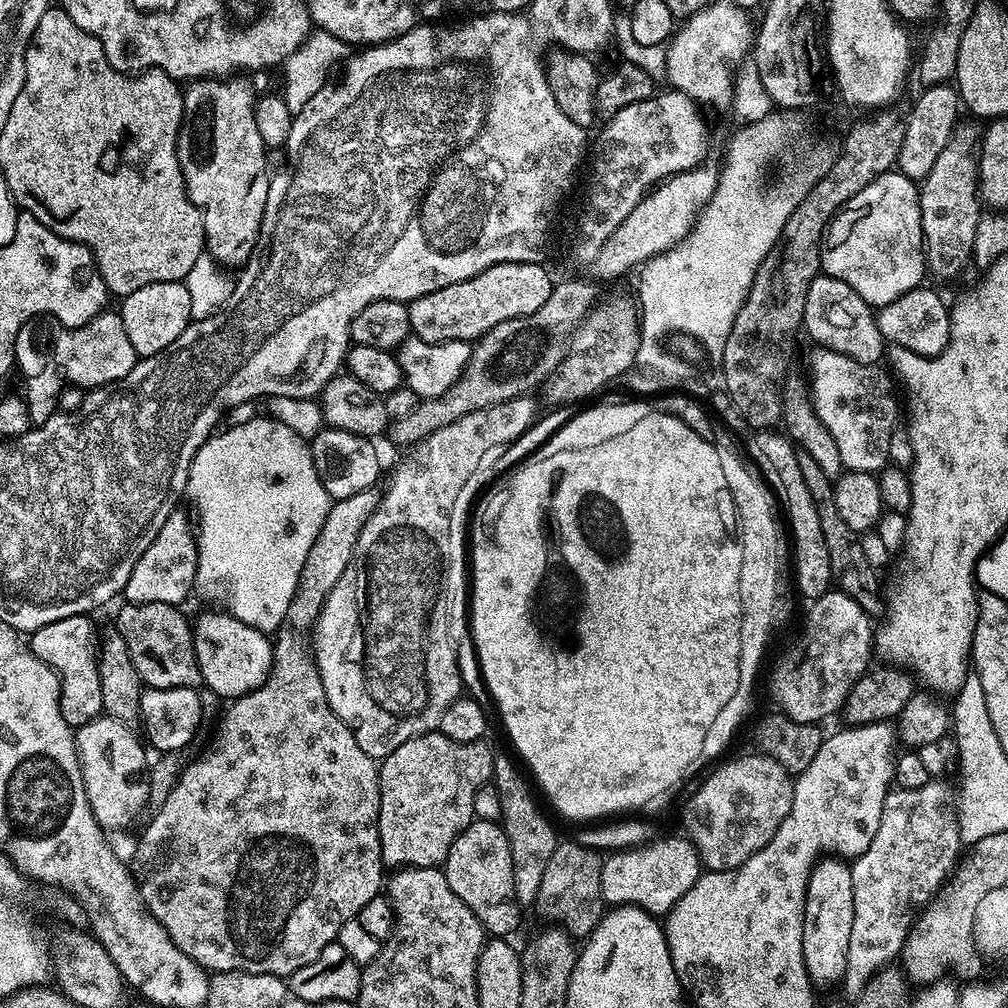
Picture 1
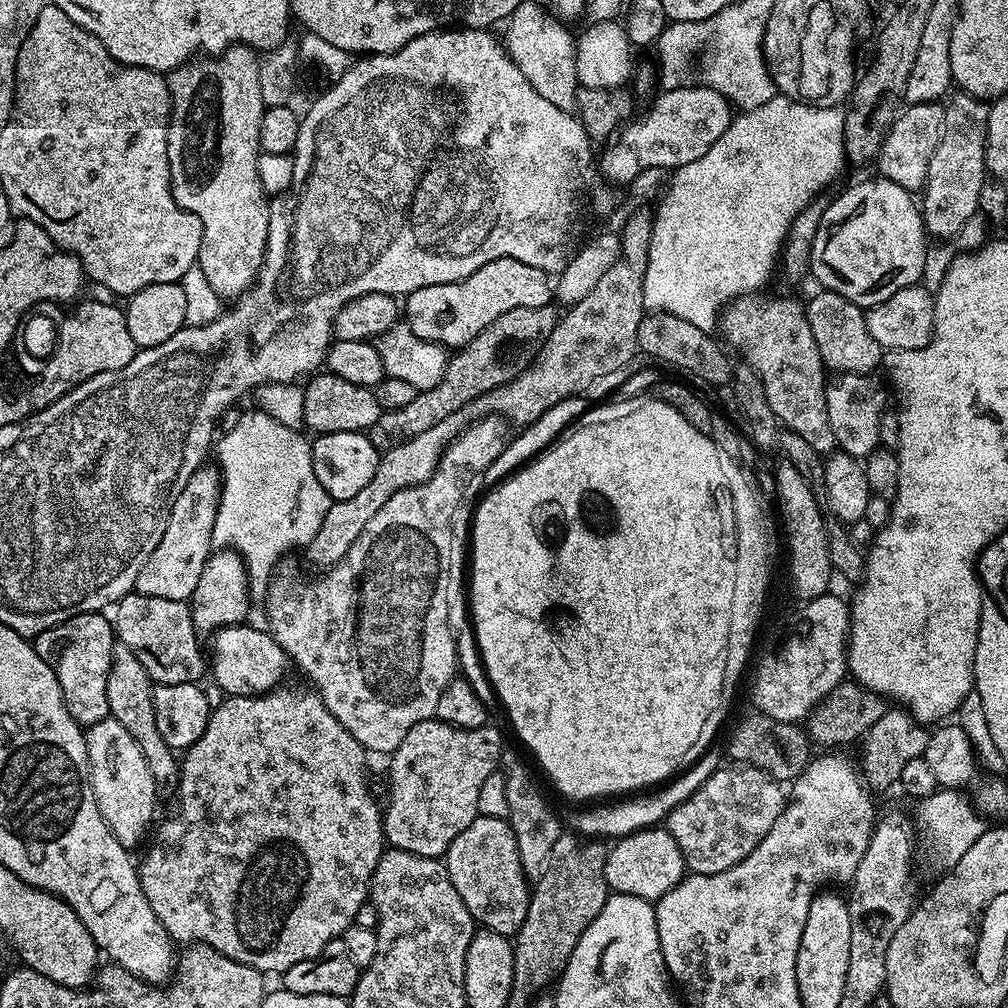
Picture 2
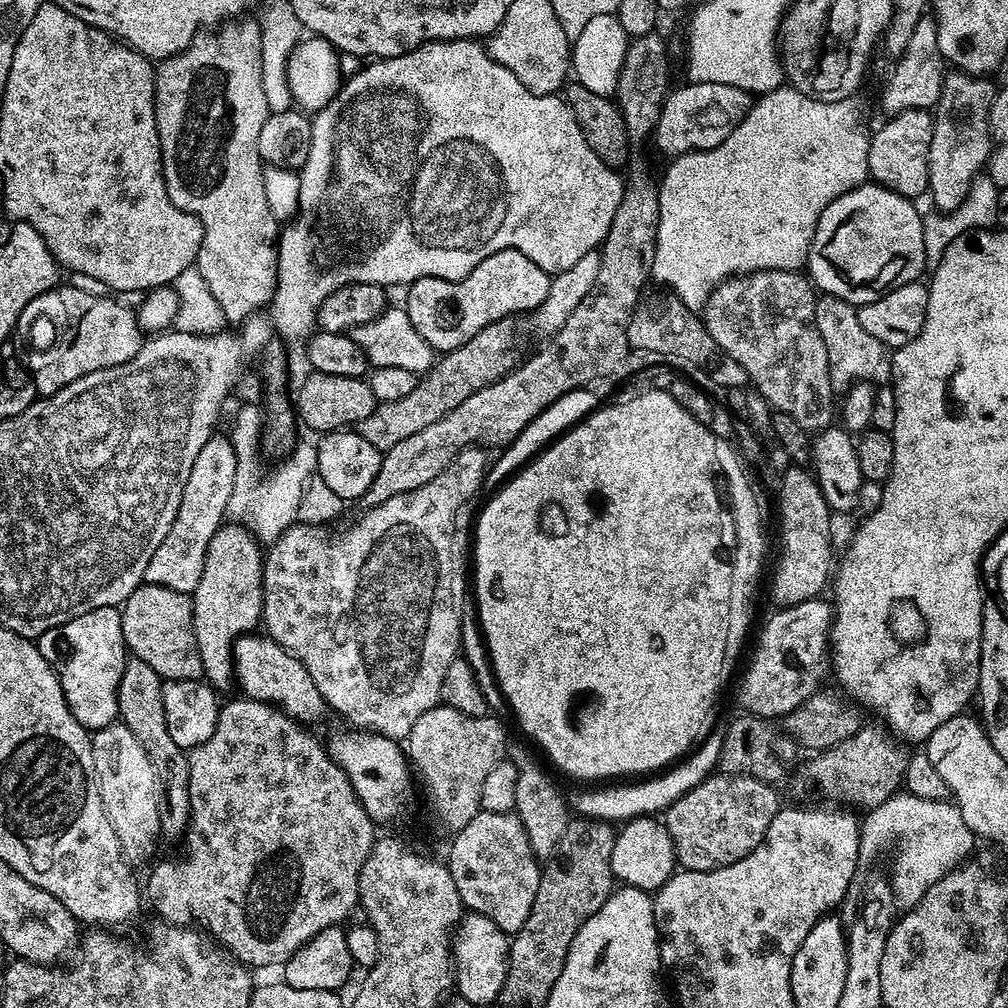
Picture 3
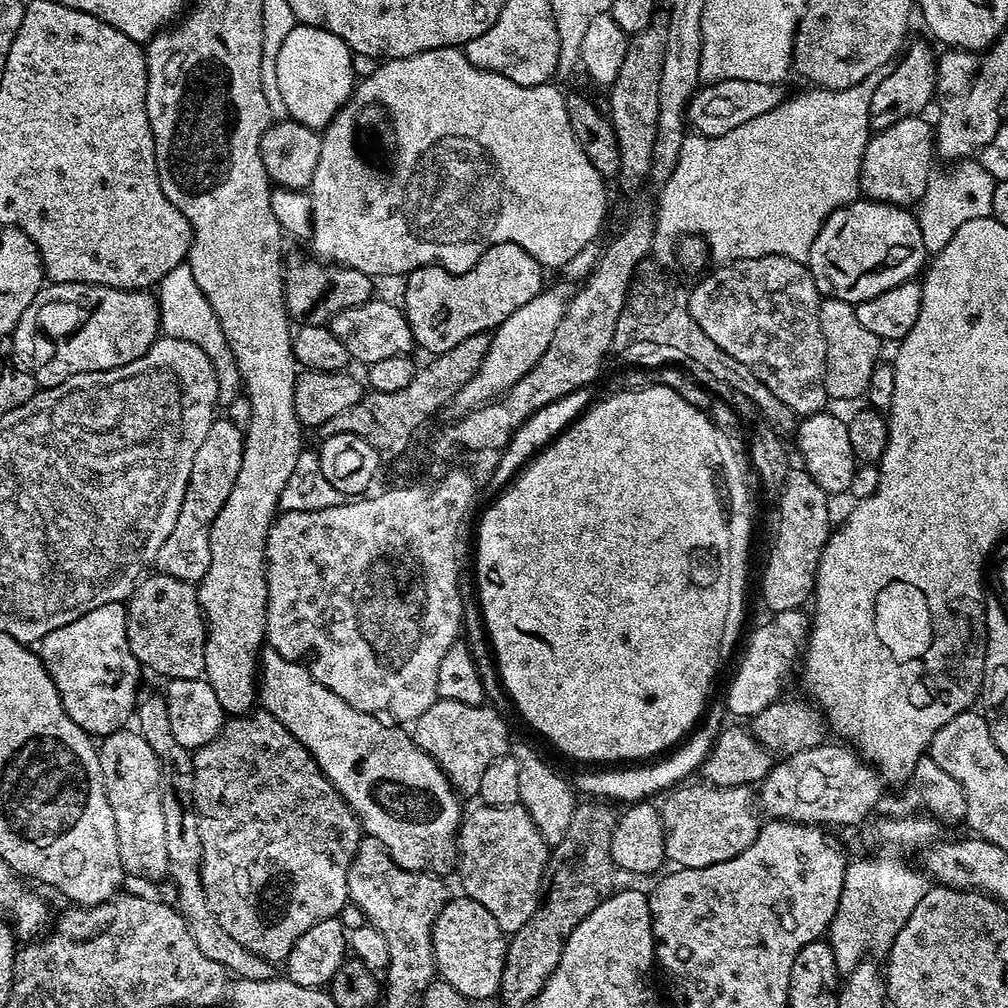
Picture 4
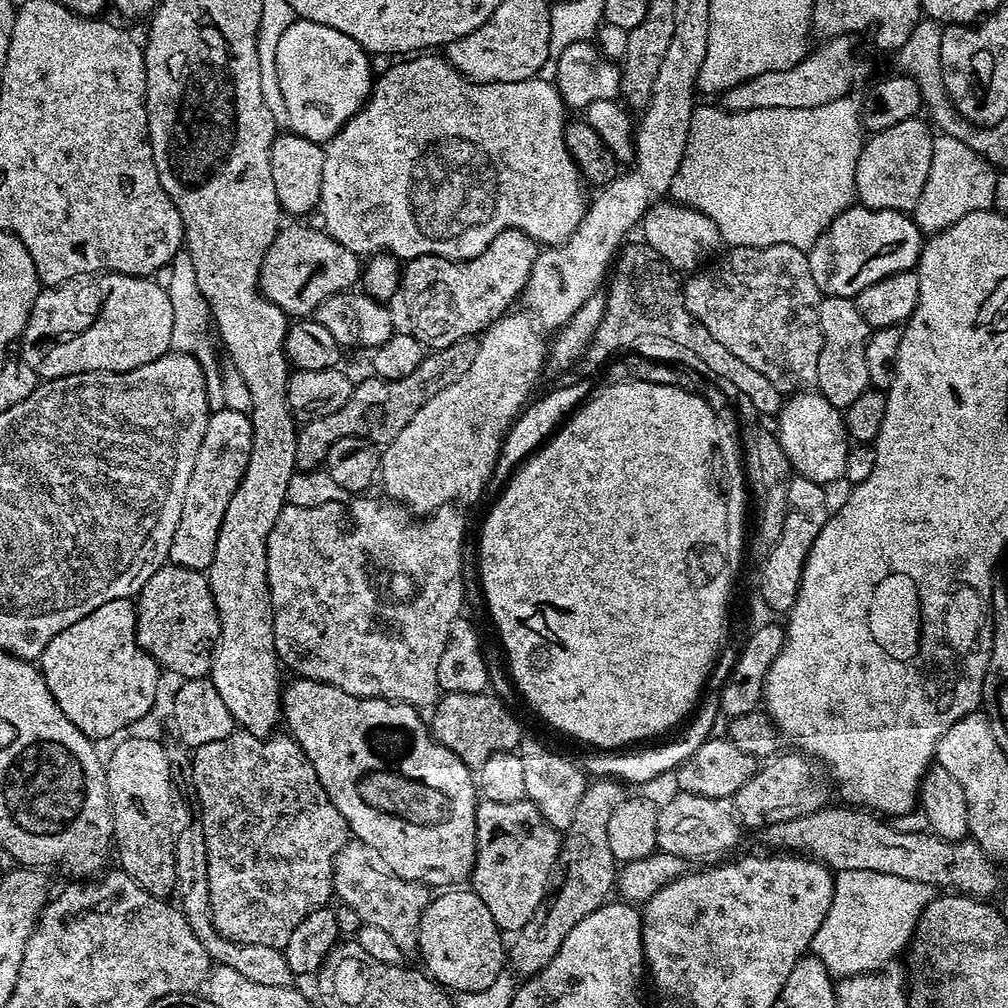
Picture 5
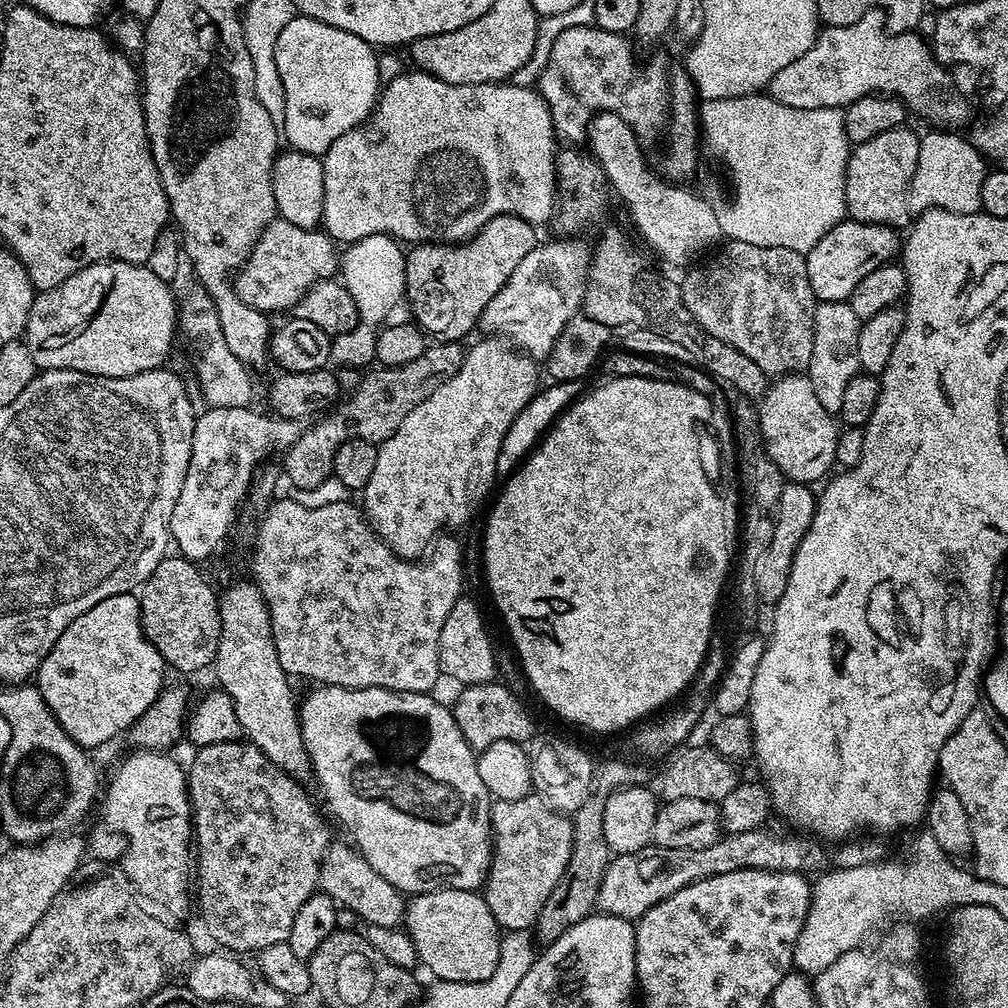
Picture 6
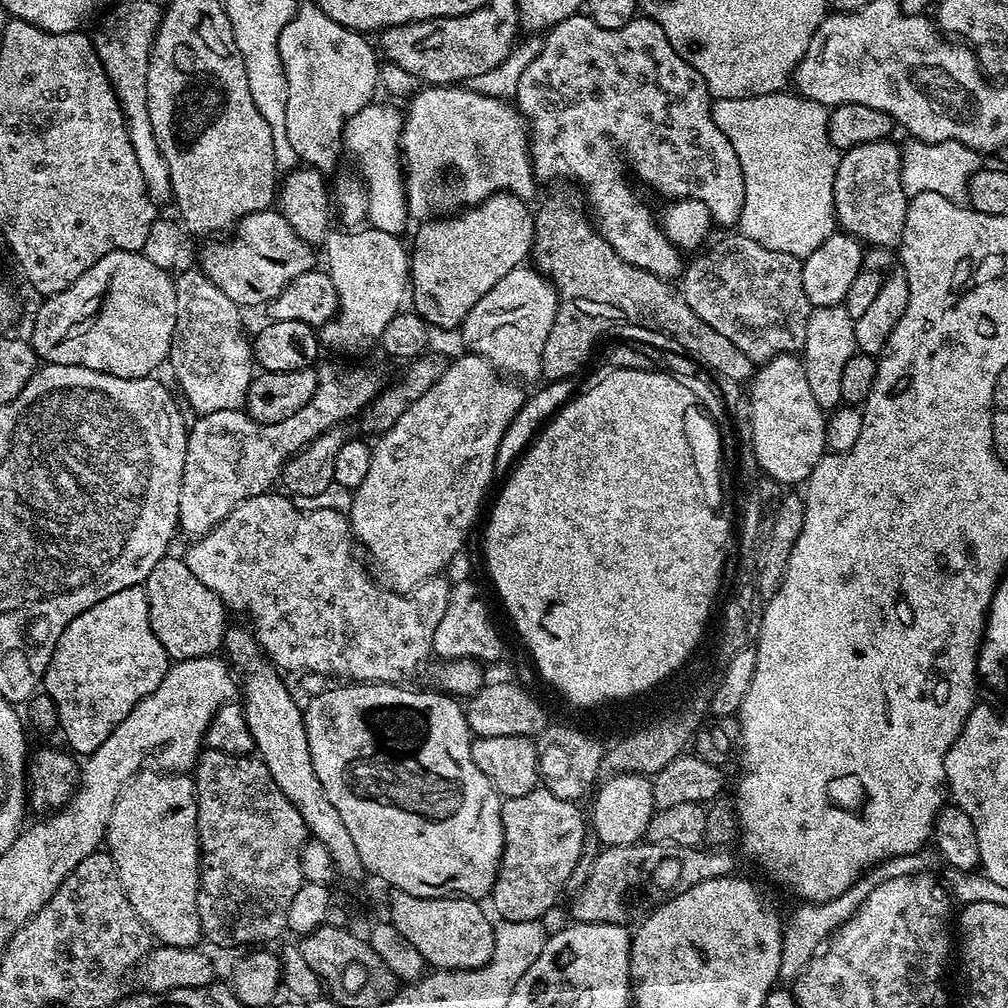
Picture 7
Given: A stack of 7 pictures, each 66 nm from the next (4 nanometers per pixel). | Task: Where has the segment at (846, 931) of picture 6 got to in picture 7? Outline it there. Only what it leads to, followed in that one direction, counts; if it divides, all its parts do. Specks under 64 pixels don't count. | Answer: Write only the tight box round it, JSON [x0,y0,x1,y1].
[779,853,926,982]

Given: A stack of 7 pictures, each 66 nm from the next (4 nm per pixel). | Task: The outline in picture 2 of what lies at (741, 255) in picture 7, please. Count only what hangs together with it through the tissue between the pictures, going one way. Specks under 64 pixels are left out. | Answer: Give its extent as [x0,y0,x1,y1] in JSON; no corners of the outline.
[718,294,837,456]

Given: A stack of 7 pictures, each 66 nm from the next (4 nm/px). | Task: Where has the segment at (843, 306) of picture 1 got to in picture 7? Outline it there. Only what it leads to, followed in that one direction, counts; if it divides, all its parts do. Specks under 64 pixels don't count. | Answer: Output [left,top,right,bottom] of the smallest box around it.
[802,304,856,410]

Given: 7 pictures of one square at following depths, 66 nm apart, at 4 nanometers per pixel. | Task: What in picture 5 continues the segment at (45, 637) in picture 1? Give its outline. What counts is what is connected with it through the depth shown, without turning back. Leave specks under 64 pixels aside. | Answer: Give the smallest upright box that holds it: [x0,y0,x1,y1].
[38,599,162,742]

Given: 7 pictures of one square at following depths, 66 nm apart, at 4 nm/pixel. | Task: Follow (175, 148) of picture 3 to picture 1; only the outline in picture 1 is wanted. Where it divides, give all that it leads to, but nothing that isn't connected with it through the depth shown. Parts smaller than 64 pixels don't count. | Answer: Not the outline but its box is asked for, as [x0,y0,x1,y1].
[176,78,270,266]

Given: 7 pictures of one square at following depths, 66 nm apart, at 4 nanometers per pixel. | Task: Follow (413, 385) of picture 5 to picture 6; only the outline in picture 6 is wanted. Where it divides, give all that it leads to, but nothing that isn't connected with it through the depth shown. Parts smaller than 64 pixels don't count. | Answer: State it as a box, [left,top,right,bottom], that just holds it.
[282,342,465,489]

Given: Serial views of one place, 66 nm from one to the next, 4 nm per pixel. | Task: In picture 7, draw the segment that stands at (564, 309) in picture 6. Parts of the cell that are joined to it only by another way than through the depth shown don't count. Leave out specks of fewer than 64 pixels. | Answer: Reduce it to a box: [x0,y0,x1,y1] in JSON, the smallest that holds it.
[458,266,556,381]

